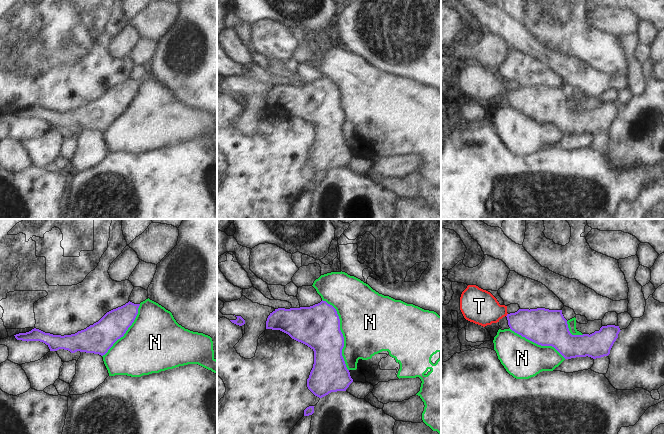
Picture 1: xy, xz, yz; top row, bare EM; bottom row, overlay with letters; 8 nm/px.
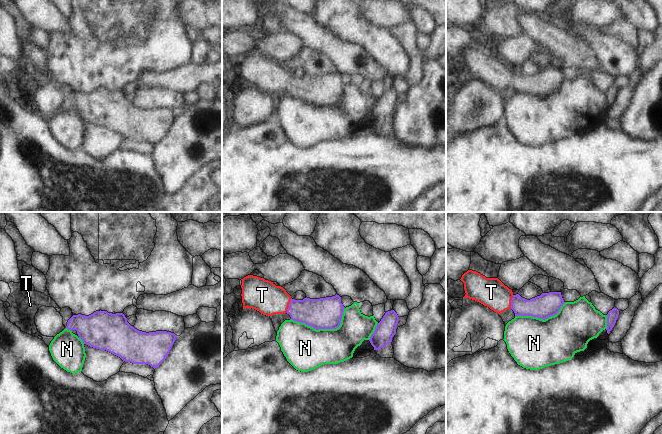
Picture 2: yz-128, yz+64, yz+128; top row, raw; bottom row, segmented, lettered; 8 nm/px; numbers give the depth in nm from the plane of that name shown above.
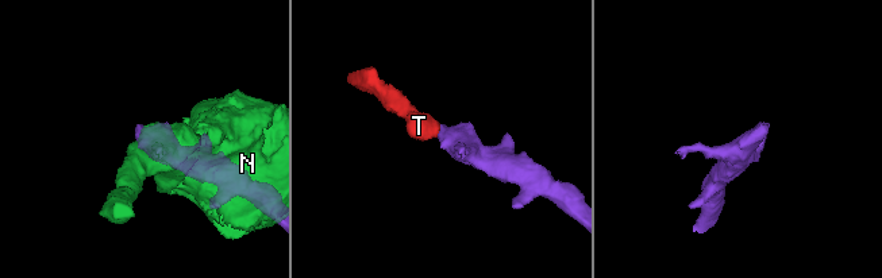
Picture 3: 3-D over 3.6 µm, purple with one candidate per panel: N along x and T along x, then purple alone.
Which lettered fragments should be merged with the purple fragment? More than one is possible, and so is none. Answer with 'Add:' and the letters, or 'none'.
Add: T

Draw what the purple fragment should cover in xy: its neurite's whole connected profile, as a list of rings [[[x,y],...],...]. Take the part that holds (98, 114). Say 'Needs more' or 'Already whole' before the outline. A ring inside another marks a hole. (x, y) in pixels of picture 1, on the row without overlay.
Already whole. [[[129,77],[125,81],[107,88],[93,101],[71,111],[53,111],[34,104],[29,108],[14,112],[17,116],[43,118],[50,127],[64,125],[71,129],[80,127],[103,132],[132,101],[138,90],[139,82],[140,80]]]

